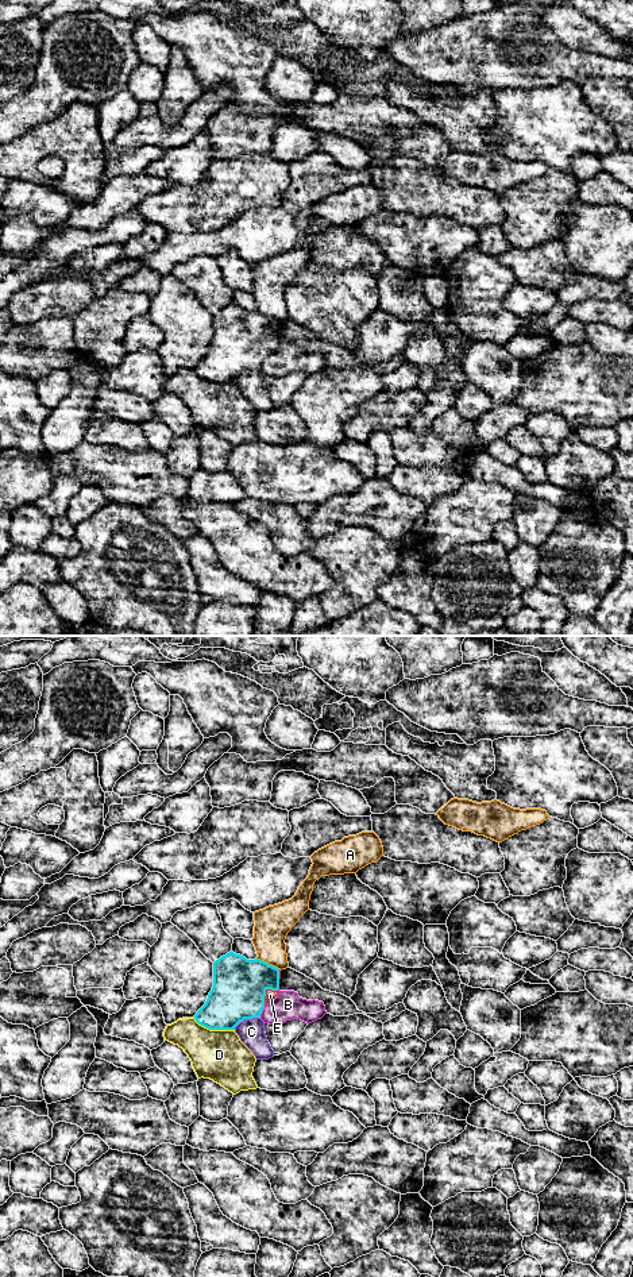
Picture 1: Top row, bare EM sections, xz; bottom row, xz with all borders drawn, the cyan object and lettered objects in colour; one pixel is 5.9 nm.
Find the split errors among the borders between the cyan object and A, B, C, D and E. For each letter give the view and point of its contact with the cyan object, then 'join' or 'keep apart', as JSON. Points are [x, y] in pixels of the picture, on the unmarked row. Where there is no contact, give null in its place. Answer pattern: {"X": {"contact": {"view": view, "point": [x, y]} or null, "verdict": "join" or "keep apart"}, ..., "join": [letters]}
{"A": {"contact": {"view": "xz", "point": [266, 315]}, "verdict": "keep apart"}, "B": {"contact": {"view": "xz", "point": [261, 365]}, "verdict": "keep apart"}, "C": {"contact": {"view": "xz", "point": [246, 370]}, "verdict": "keep apart"}, "D": {"contact": {"view": "xz", "point": [213, 381]}, "verdict": "keep apart"}, "E": {"contact": {"view": "xz", "point": [265, 344]}, "verdict": "join"}, "join": ["E"]}

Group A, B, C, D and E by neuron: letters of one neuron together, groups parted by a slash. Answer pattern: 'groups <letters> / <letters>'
groups A / B / C / D / E

